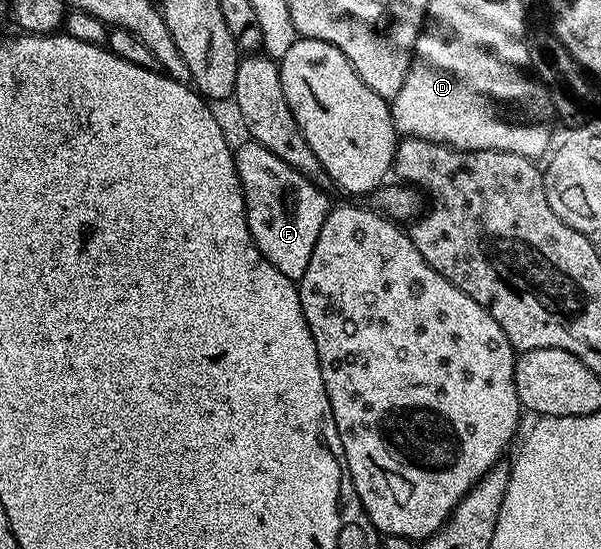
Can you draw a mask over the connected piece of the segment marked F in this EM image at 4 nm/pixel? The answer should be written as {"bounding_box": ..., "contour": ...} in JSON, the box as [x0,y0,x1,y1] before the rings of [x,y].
{"bounding_box":[234,138,332,282],"contour":[[[251,138],[234,148],[234,165],[240,178],[246,203],[246,221],[254,245],[260,250],[262,258],[276,266],[284,278],[295,282],[302,280],[332,201],[322,193],[325,191],[319,185]]]}

